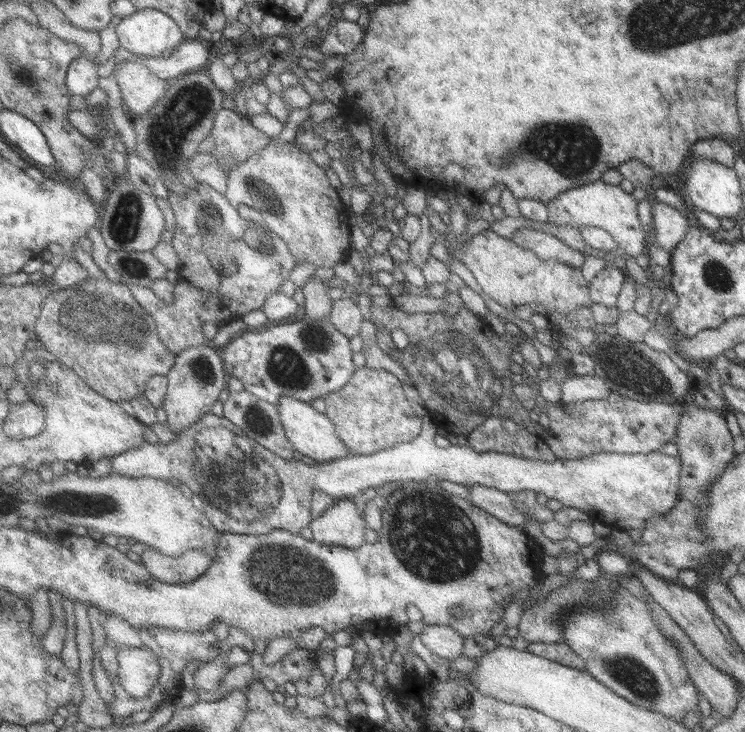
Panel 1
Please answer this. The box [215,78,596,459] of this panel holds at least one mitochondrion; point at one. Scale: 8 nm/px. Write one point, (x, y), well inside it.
(461, 368)

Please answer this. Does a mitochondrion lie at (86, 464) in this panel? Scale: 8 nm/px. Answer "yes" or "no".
no

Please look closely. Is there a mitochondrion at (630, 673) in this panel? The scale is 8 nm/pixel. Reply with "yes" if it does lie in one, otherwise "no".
yes

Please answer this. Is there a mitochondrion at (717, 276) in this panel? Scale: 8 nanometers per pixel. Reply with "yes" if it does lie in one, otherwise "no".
yes

